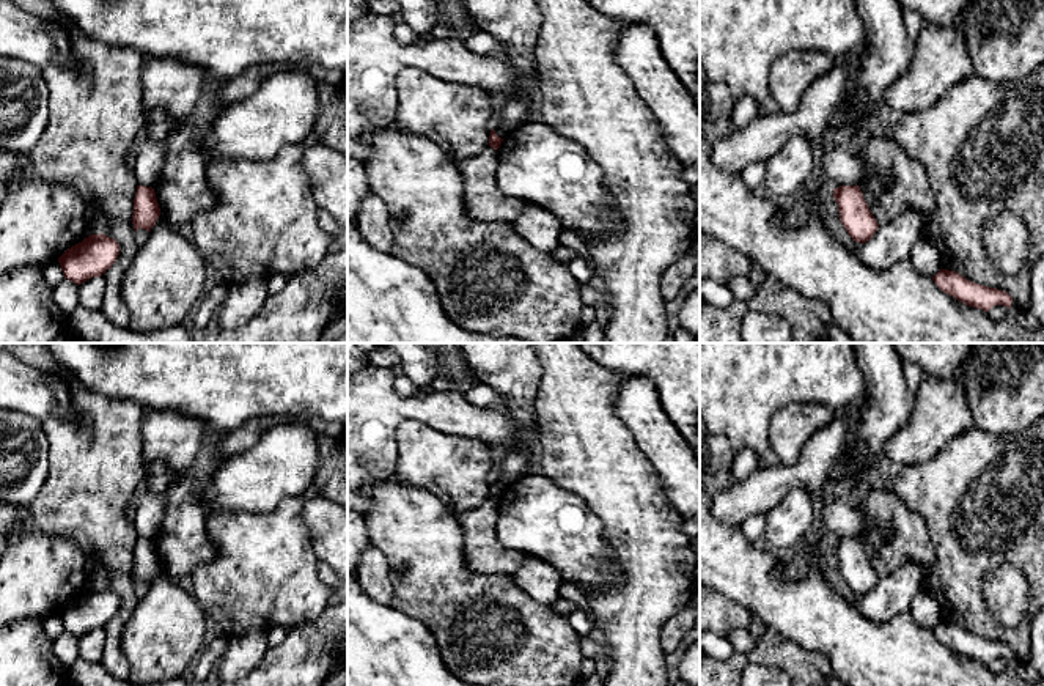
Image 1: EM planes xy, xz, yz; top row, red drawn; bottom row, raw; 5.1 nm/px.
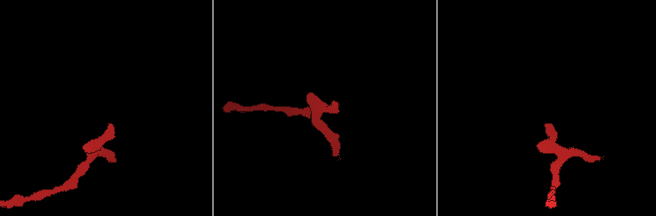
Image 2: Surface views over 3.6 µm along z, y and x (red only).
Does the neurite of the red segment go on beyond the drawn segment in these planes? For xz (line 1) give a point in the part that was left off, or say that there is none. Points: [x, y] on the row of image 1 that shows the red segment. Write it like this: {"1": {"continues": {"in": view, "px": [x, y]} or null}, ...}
{"1": {"continues": null}}

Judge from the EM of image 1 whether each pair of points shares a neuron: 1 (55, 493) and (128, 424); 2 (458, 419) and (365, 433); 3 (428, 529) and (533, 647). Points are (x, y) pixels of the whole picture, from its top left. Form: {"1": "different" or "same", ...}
{"1": "same", "2": "same", "3": "same"}

